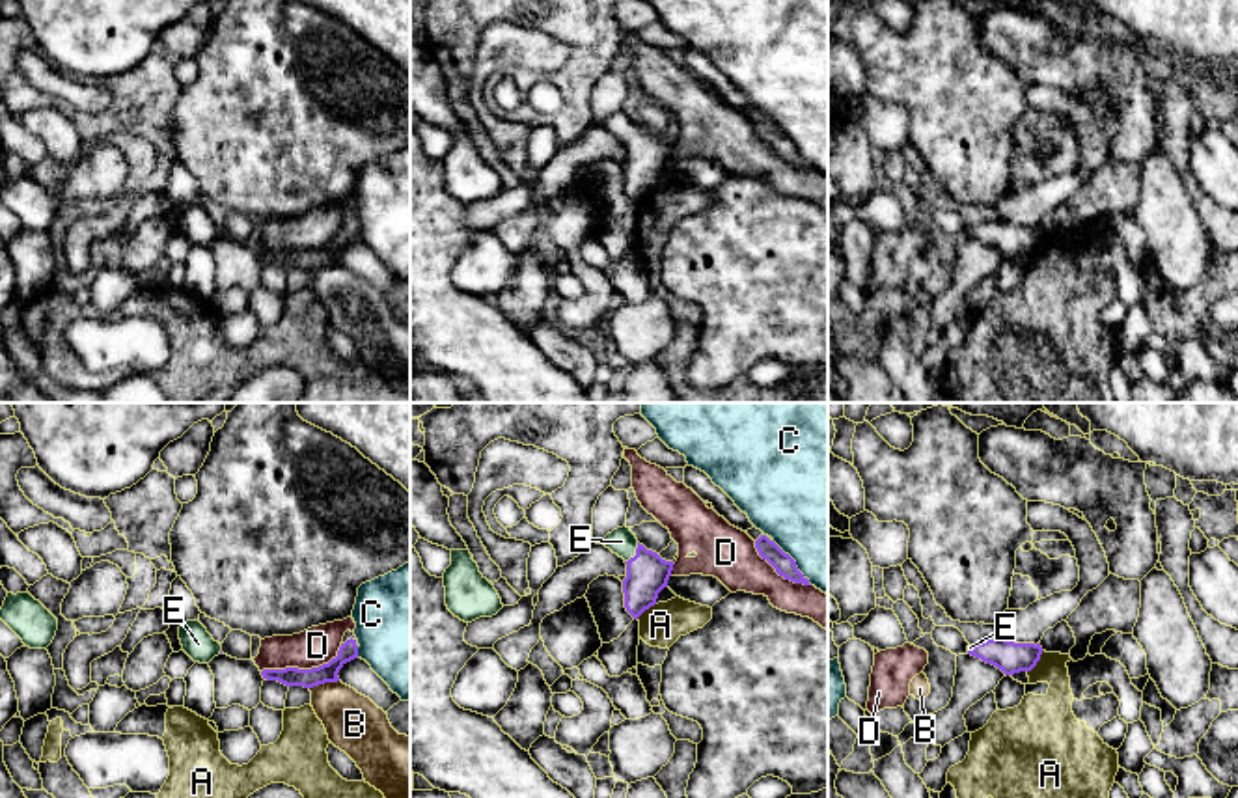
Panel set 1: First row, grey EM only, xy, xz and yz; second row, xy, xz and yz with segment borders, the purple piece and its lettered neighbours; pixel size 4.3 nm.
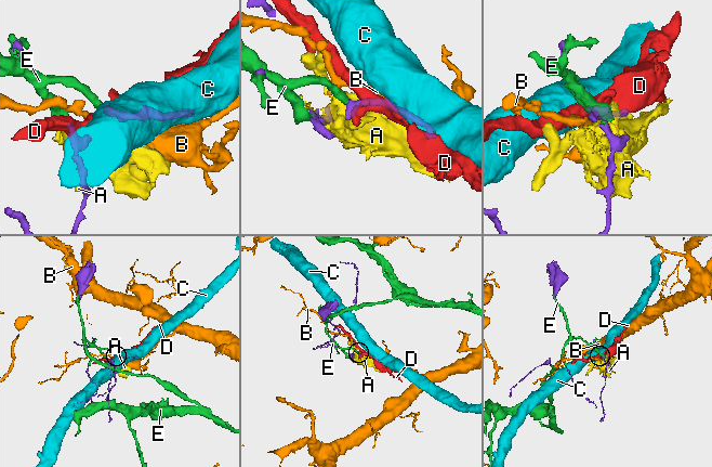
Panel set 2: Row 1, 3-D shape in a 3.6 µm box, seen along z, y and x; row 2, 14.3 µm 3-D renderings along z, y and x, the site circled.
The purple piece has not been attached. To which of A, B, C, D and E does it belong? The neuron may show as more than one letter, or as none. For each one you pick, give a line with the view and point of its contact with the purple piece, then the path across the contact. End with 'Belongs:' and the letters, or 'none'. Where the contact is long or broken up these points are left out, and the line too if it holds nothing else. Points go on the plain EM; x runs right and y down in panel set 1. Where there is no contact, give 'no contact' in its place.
E: meets purple in xz at (636, 137)
Belongs: E

